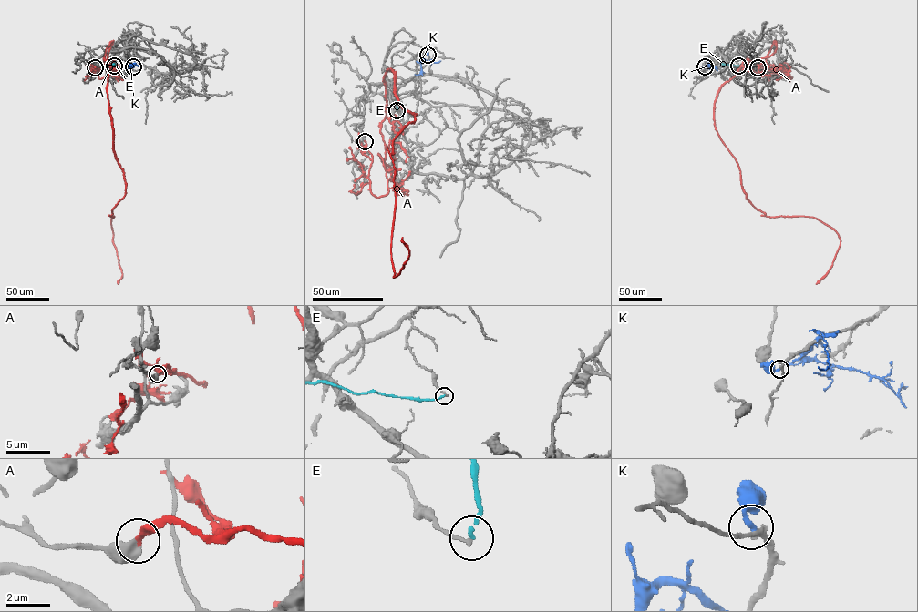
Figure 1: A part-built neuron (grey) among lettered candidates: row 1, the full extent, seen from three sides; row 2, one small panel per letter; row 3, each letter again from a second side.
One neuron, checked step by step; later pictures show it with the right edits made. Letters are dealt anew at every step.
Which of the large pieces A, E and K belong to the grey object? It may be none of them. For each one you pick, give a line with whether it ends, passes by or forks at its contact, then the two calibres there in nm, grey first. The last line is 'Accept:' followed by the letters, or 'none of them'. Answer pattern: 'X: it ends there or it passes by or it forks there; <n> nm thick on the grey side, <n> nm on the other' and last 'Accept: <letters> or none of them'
Accept: none of them

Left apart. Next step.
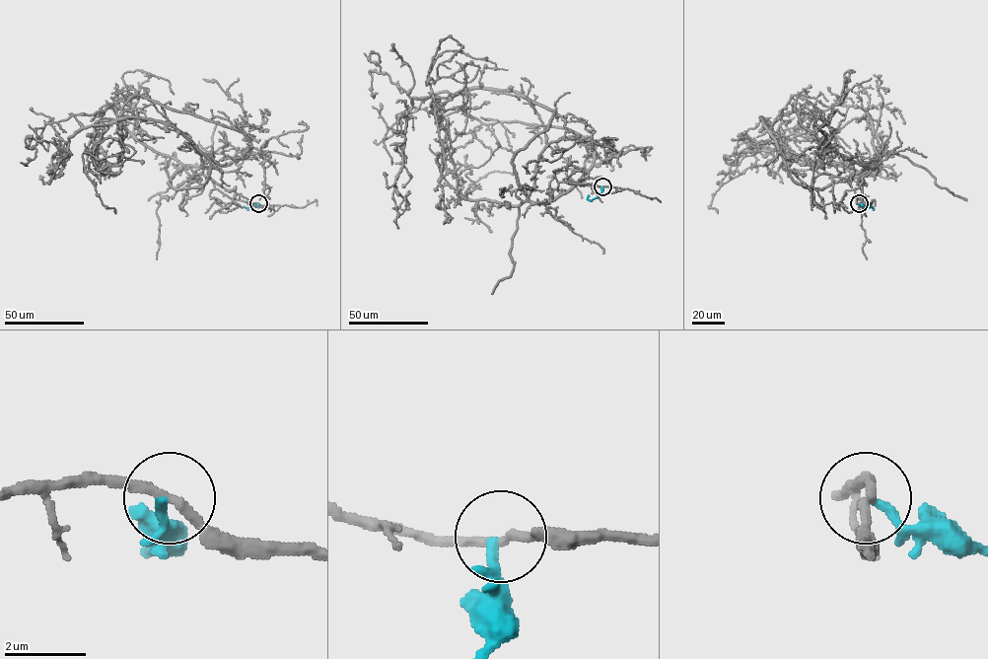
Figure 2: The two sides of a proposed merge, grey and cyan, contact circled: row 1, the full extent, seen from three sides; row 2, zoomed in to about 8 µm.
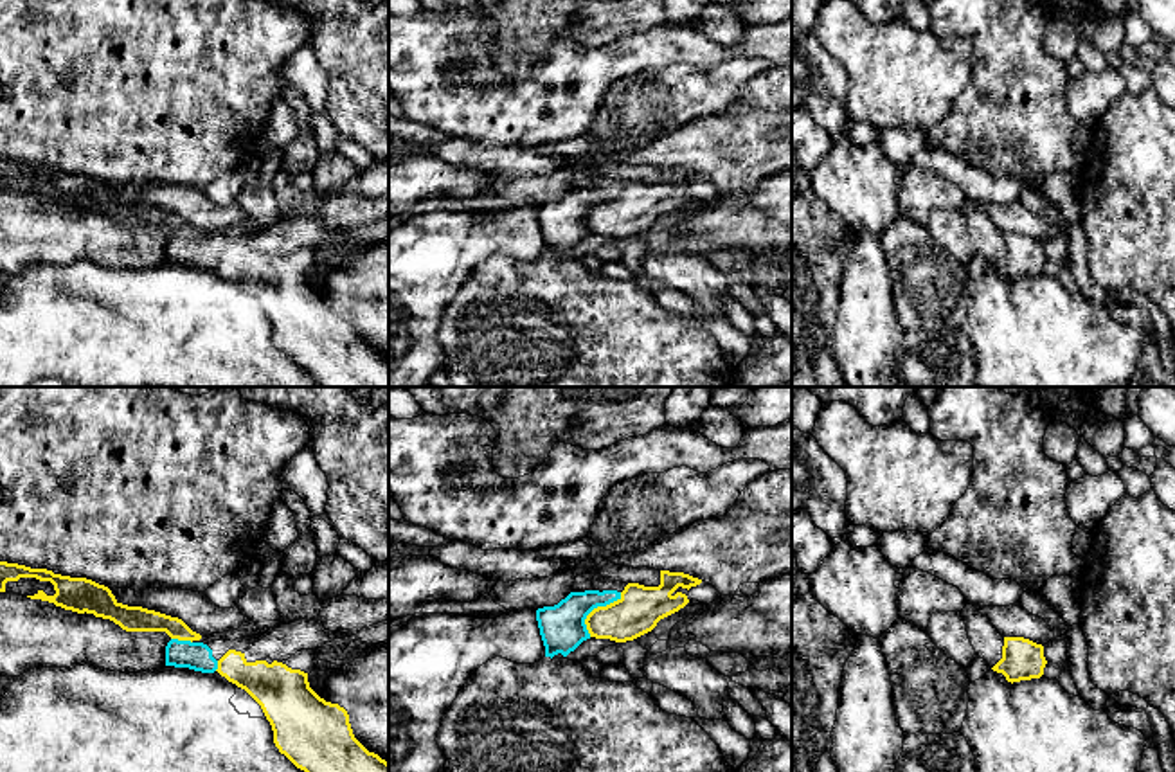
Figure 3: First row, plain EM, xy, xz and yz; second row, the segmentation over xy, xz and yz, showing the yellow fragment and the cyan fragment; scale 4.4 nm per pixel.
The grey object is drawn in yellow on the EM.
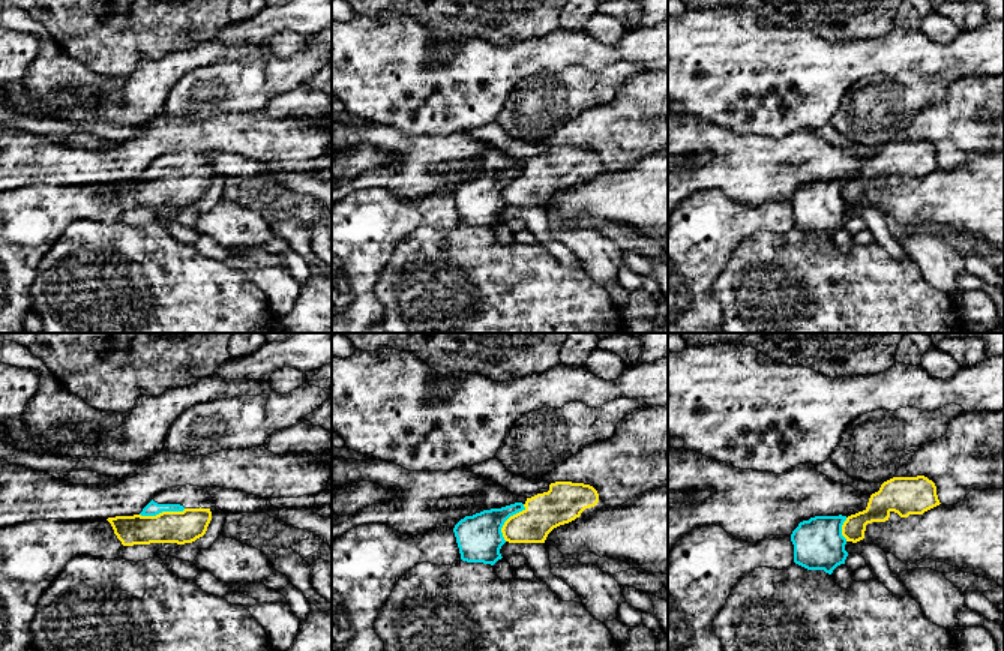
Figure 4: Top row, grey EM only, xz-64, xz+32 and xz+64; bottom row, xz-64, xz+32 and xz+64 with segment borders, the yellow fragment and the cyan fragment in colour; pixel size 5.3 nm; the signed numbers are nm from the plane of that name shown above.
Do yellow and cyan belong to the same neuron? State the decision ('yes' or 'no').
no

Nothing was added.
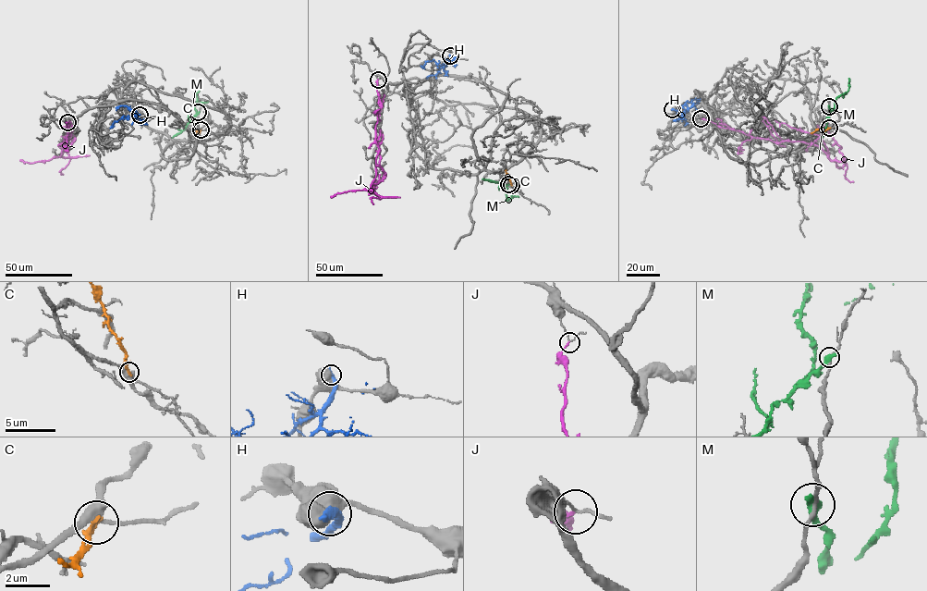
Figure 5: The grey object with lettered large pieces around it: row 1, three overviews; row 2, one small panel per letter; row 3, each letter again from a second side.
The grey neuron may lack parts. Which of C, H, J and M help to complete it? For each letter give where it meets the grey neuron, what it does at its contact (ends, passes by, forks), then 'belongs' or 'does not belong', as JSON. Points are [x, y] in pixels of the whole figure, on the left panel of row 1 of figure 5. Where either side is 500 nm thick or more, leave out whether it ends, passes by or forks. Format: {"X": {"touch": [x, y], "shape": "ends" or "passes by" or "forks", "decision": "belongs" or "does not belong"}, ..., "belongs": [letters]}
{"C": {"touch": [201, 129], "shape": "passes by", "decision": "does not belong"}, "H": {"touch": [140, 115], "decision": "does not belong"}, "J": {"touch": [67, 122], "shape": "ends", "decision": "does not belong"}, "M": {"touch": [198, 112], "shape": "ends", "decision": "does not belong"}, "belongs": []}

